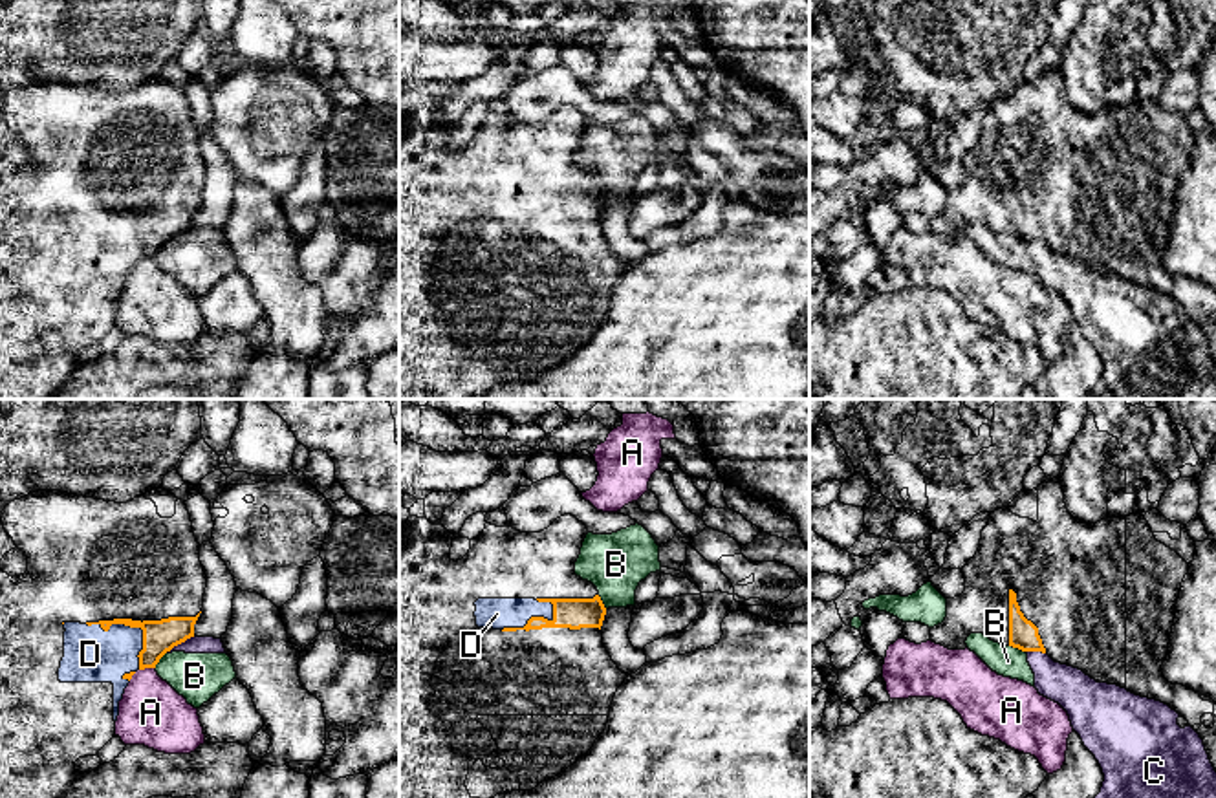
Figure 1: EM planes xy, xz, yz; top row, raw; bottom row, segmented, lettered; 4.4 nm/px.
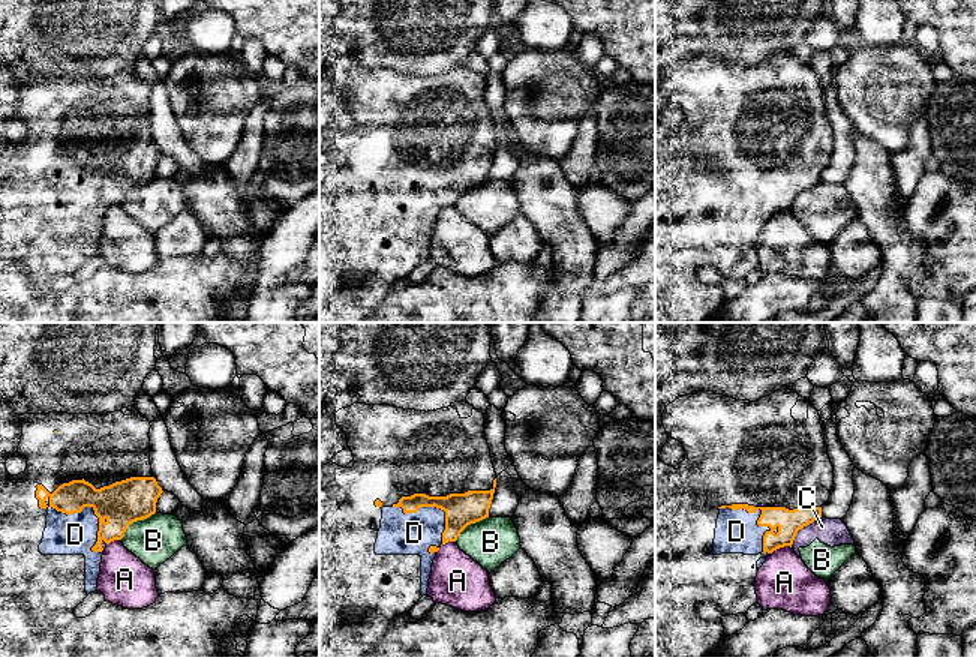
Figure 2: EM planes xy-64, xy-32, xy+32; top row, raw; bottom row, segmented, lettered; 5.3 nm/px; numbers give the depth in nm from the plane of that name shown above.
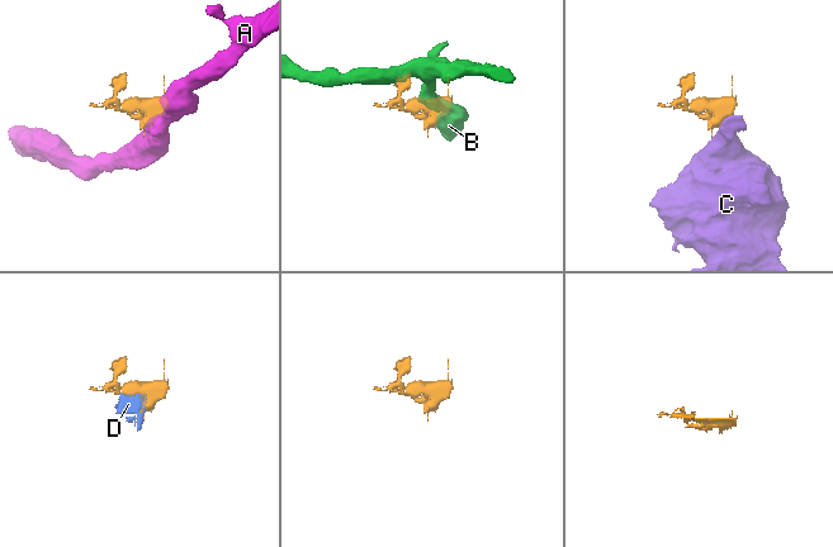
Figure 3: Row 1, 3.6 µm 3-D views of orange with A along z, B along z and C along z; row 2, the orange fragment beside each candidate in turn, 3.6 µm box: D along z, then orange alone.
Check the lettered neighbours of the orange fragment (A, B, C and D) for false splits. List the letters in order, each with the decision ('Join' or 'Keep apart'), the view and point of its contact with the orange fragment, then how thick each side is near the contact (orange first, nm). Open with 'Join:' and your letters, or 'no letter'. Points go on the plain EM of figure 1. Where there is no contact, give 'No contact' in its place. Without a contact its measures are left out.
Join: D
A: Keep apart. Touches orange at xy (147, 257). Thickness 140 nm (orange) against 280 nm
B: Keep apart. Touches orange at yz (1017, 237). Thickness 130 nm (orange) against 140 nm
C: Keep apart. Touches orange at xy (180, 233). Thickness 140 nm (orange) against 80 nm
D: Join. Touches orange at xy (134, 216). Thickness 140 nm (orange) against 240 nm

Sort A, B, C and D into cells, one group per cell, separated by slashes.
A / B C / D

